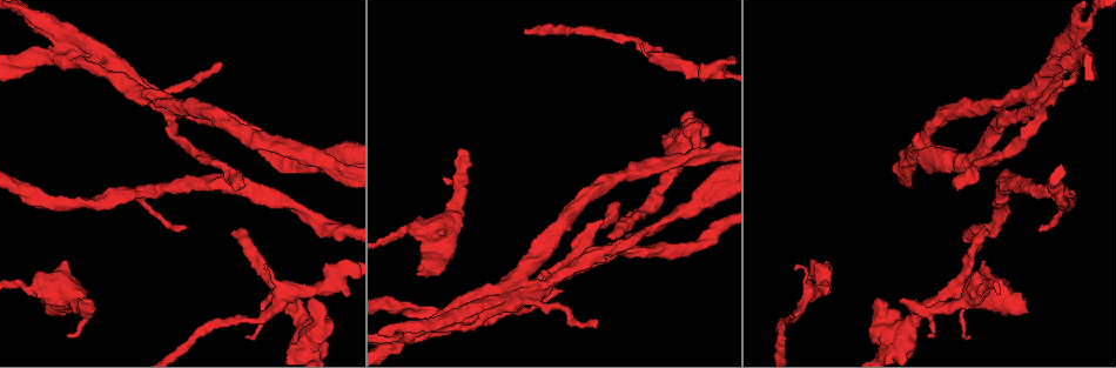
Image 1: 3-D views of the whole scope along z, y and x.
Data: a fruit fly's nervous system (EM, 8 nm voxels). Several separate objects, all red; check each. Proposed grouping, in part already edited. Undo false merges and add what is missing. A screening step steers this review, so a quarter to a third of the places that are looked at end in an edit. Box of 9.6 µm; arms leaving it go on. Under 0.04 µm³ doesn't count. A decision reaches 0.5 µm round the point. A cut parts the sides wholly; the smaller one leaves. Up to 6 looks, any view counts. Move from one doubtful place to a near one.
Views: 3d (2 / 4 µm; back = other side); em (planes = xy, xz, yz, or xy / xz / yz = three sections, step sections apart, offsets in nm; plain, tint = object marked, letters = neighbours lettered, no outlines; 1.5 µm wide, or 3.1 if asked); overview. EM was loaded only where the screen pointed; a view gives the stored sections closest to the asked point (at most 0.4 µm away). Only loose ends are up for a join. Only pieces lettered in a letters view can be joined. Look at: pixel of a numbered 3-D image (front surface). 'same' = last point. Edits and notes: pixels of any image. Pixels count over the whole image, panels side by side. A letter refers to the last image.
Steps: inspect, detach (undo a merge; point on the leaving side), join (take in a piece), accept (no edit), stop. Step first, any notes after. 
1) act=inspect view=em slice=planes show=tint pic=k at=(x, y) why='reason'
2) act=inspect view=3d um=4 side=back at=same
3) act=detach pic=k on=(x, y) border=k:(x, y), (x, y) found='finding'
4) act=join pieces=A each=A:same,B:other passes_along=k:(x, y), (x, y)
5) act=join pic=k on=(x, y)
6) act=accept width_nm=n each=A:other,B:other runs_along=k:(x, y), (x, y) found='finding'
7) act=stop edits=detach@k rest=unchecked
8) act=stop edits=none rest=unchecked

act=inspect view=3d um=2 pic=1 at=(336, 277) why='calibre changes'

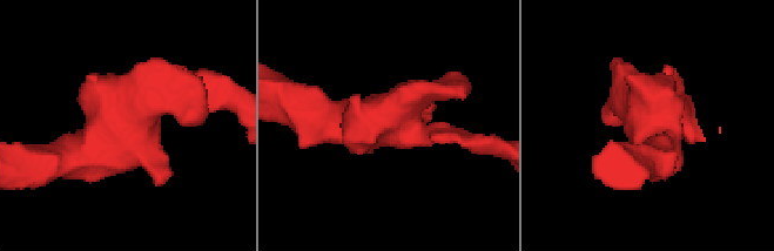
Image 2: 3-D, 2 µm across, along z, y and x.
act=inspect view=em slice=planes show=plain pic=2 at=(381, 123) why='shape alone is not enough'

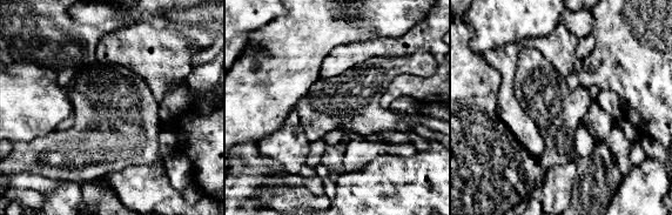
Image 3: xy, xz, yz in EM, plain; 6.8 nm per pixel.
act=inspect view=em slice=planes show=letters at=same why='see the neighbours'

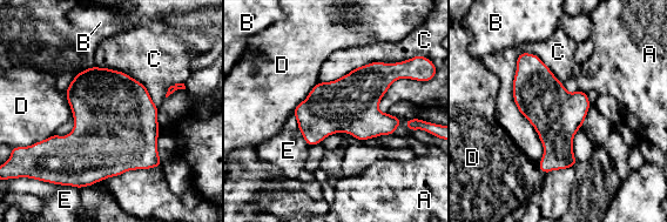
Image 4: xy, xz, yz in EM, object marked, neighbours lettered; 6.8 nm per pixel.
act=accept each=A:other,B:other,C:other,D:other,E:other found='continuous, no second cell'

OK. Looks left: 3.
act=inspect view=em slice=xy step=8 show=letters pic=1 at=(986, 234)

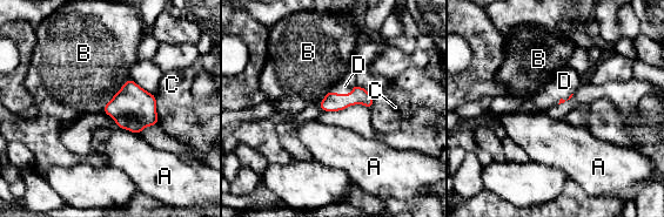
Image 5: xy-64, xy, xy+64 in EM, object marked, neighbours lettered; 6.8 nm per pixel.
act=inspect view=em slice=planes show=letters at=same why='another direction'

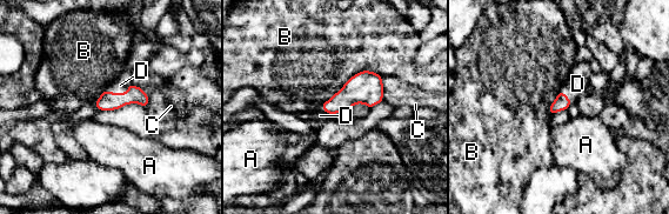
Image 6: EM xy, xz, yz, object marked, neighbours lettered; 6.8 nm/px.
act=join pieces=D each=A:other,B:other,C:other,D:same passes_along=6:(107, 101), (121, 93), (120, 85) found='it goes on there'

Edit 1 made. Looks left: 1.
act=stop edits=join@6 rest=unchecked

